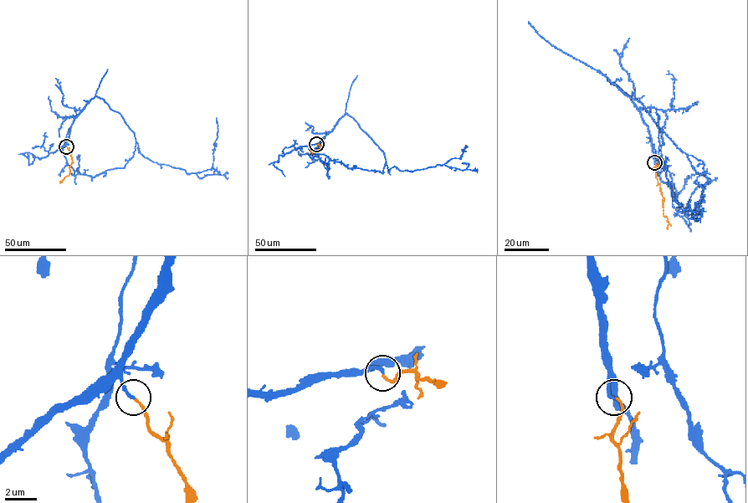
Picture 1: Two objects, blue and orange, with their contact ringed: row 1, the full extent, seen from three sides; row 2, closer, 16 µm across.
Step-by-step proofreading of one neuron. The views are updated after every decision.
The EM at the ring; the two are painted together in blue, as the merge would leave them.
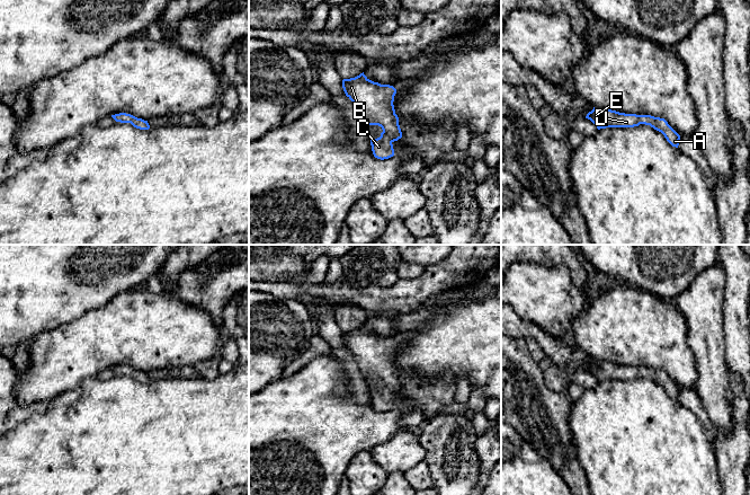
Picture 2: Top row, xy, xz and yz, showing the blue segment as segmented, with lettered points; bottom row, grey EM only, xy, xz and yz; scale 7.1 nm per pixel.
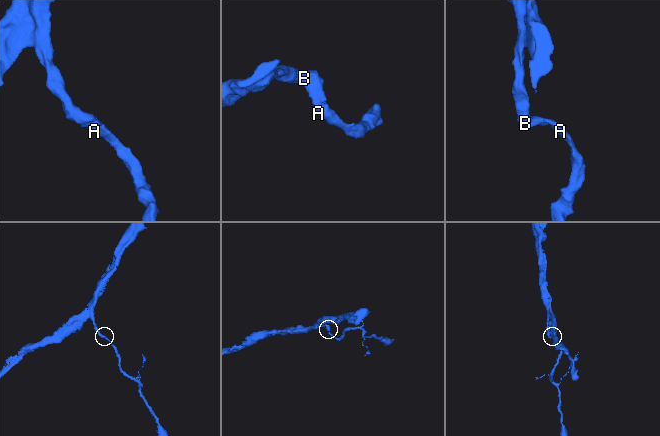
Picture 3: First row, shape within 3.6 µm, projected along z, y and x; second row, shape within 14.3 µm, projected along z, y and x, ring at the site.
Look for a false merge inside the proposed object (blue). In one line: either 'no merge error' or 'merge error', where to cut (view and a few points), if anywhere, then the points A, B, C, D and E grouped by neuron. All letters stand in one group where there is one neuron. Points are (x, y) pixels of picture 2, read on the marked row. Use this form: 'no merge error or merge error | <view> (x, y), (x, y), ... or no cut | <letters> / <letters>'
no merge error | no cut | A B C D E

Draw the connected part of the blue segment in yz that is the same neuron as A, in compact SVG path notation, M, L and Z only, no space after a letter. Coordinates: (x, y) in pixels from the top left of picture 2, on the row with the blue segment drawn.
M595 107L587 114L586 118L590 120L598 130L606 127L634 127L640 124L650 125L654 130L661 132L672 147L678 148L679 145L680 135L664 118L651 115L625 114Z

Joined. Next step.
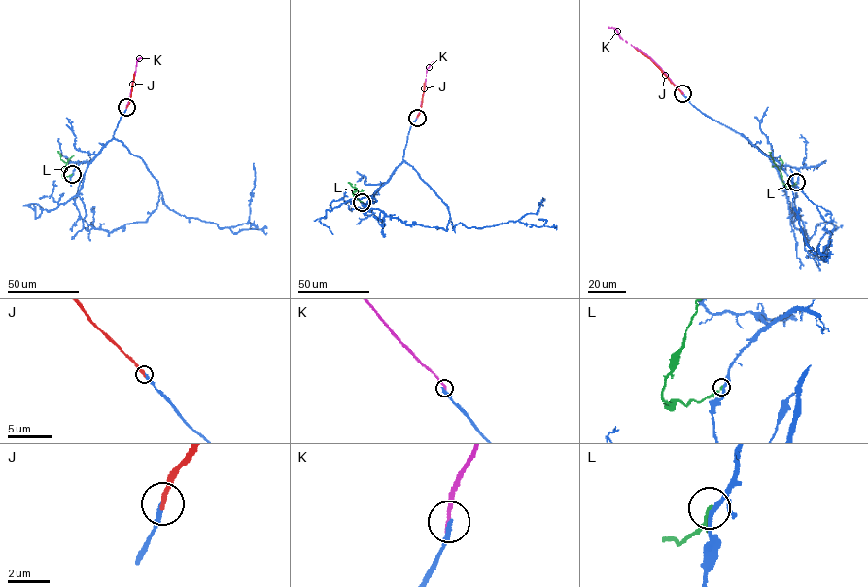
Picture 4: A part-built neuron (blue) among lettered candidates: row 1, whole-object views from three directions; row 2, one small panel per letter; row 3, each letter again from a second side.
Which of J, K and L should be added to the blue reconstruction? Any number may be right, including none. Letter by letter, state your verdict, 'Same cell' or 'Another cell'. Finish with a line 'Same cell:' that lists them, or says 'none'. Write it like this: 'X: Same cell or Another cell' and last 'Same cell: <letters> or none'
J: Same cell
K: Another cell
L: Another cell
Same cell: J

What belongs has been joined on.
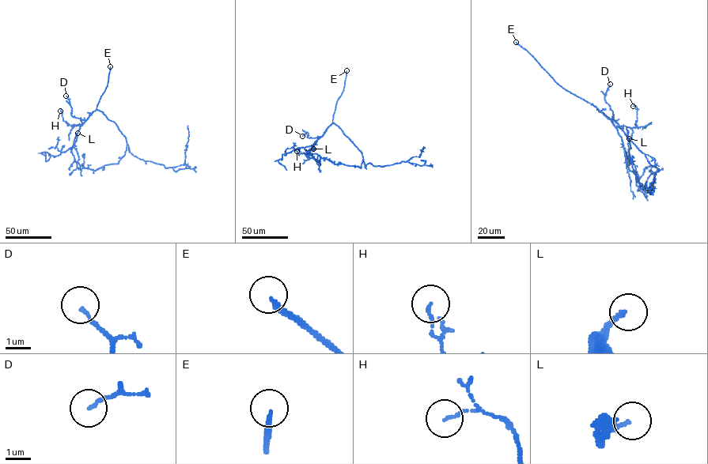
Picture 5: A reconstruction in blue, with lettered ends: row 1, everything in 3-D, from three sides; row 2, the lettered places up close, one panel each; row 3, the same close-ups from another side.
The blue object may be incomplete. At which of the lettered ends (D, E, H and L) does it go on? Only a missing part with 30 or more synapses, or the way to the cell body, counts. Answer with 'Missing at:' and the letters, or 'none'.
Missing at: E

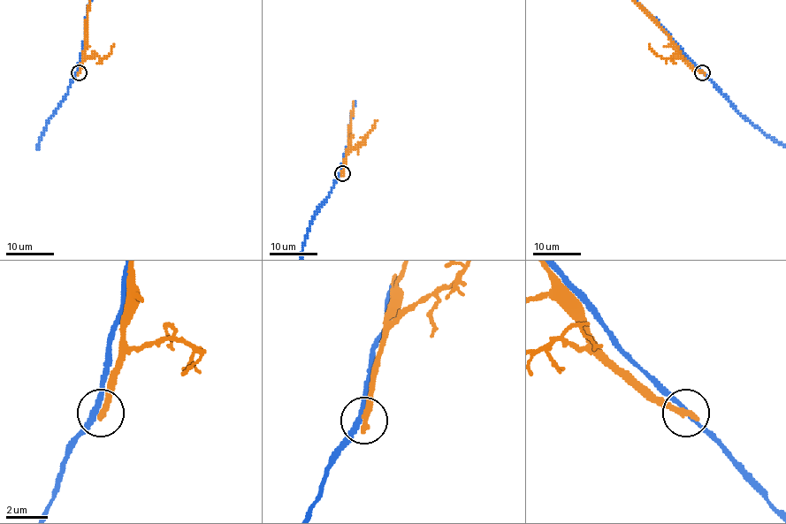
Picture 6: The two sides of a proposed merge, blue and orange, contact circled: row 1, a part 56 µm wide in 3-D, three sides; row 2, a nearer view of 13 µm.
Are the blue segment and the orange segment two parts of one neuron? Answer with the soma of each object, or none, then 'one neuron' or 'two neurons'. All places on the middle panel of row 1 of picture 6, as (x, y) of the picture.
blue none | orange none | two neurons

